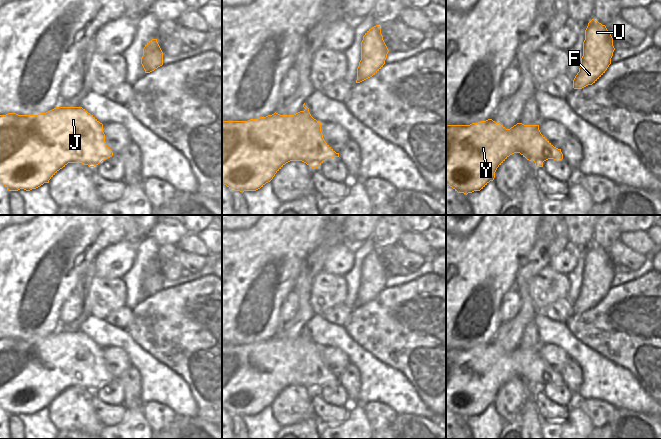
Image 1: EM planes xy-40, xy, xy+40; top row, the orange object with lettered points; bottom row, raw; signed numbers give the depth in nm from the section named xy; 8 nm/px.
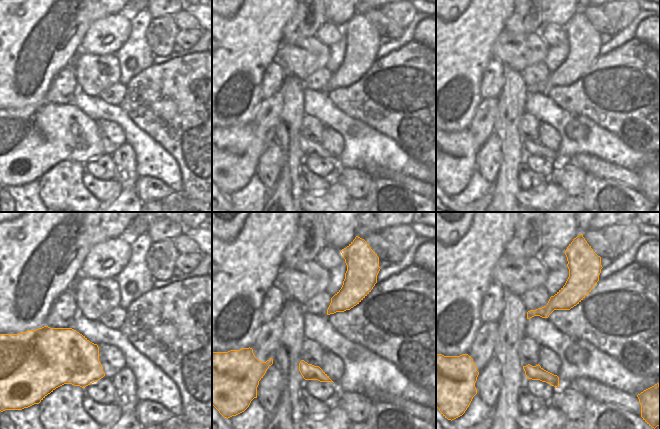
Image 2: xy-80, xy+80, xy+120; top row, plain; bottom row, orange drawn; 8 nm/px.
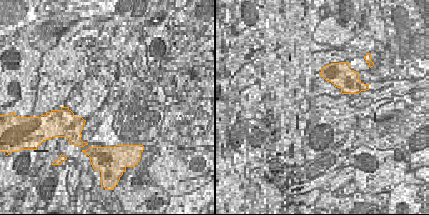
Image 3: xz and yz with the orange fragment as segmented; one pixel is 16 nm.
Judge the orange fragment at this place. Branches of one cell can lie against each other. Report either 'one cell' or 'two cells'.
one cell

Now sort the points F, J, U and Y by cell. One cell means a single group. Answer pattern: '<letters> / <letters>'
F J U Y

